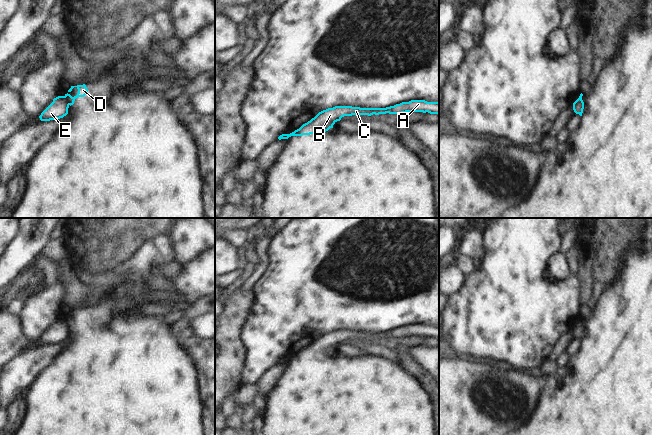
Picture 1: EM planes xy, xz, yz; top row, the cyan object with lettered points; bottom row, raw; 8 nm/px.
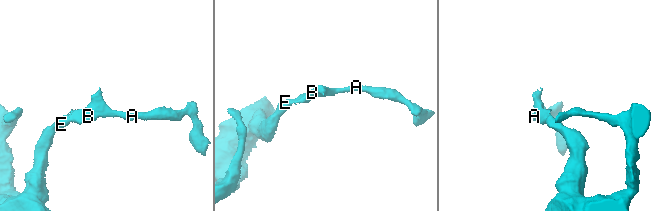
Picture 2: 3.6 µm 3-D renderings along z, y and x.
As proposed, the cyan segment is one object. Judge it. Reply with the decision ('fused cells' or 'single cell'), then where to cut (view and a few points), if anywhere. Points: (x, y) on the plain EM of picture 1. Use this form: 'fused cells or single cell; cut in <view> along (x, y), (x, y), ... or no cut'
fused cells; cut in xy along (64, 320), (69, 328)

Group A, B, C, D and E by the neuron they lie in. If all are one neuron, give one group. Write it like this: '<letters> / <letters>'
A B C D / E

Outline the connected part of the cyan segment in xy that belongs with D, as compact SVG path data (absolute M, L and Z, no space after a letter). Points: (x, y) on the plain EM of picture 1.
M85 308L71 310L71 312L68 314L68 317L65 318L65 322L67 323L69 329L71 330L74 328L76 322L84 321L87 317L88 313Z

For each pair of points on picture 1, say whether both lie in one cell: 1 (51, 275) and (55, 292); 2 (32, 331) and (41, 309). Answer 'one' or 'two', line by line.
1: two
2: one

